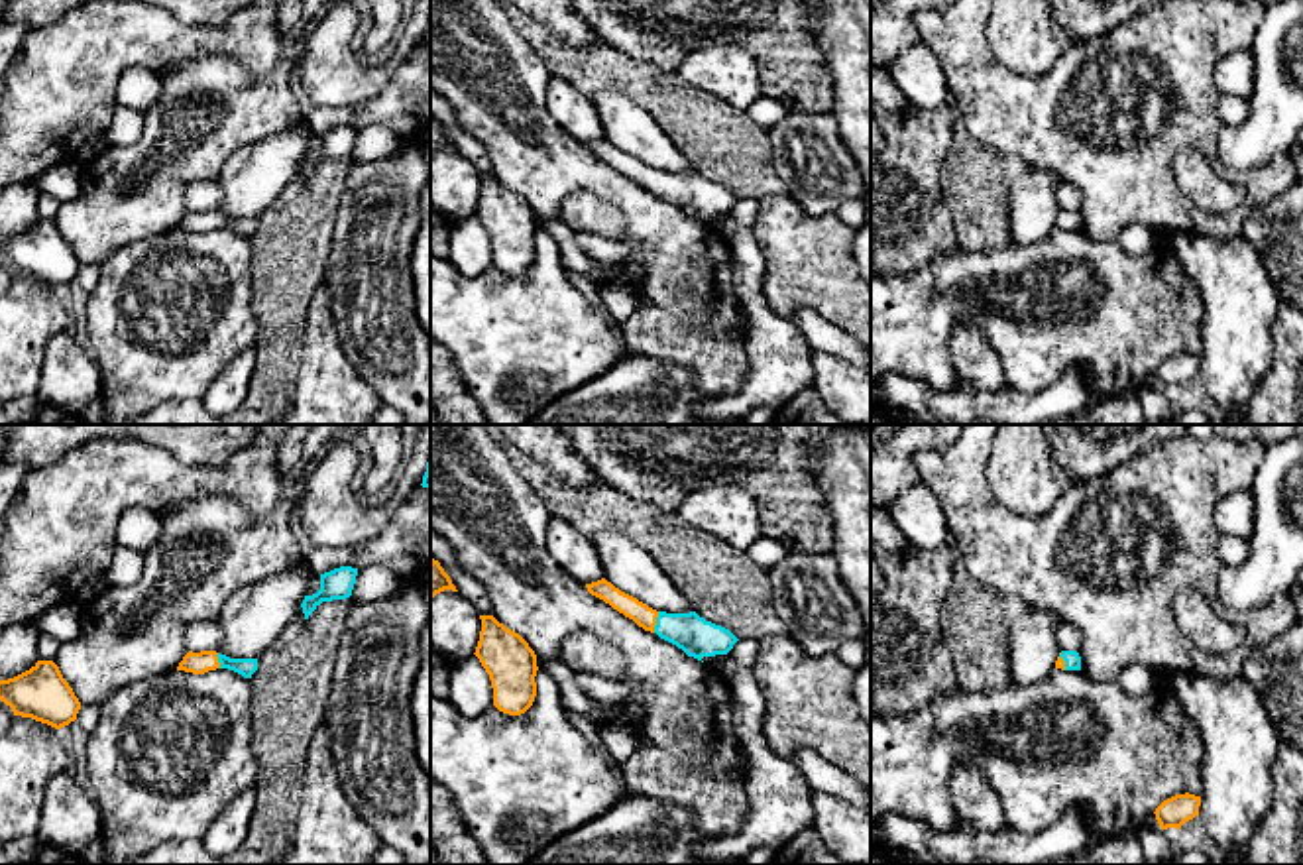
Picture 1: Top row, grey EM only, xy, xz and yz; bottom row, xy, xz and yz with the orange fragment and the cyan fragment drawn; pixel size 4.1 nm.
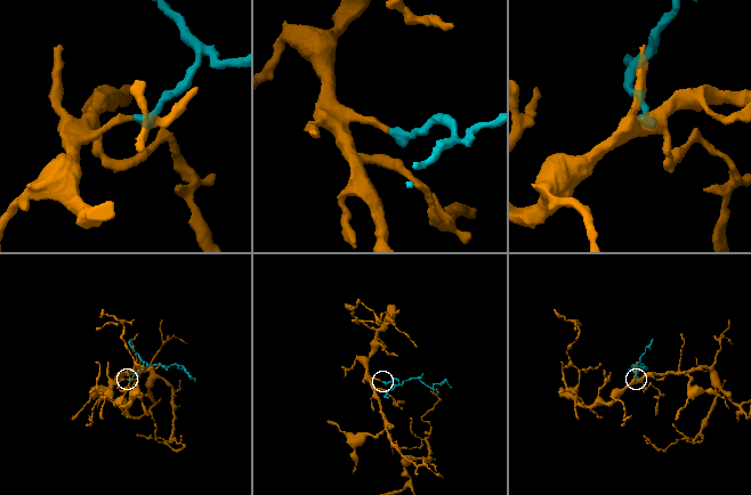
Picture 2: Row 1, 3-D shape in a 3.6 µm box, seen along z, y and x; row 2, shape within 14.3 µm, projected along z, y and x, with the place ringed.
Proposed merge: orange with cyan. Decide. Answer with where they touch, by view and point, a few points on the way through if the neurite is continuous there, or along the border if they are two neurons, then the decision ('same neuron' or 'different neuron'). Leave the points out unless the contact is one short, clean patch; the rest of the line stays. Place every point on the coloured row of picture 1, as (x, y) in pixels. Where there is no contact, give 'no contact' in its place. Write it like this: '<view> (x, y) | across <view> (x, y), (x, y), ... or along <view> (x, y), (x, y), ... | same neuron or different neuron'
xz (655, 622) | across xz (641, 614), (655, 622), (686, 630), (694, 635) | same neuron

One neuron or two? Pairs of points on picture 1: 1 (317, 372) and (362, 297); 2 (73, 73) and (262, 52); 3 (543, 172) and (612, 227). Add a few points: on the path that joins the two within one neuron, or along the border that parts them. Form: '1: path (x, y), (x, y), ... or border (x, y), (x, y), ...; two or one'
1: border (329, 293), (340, 350), (362, 378); two
2: path (120, 42), (215, 42); one
3: border (618, 207), (574, 191), (559, 217); two

